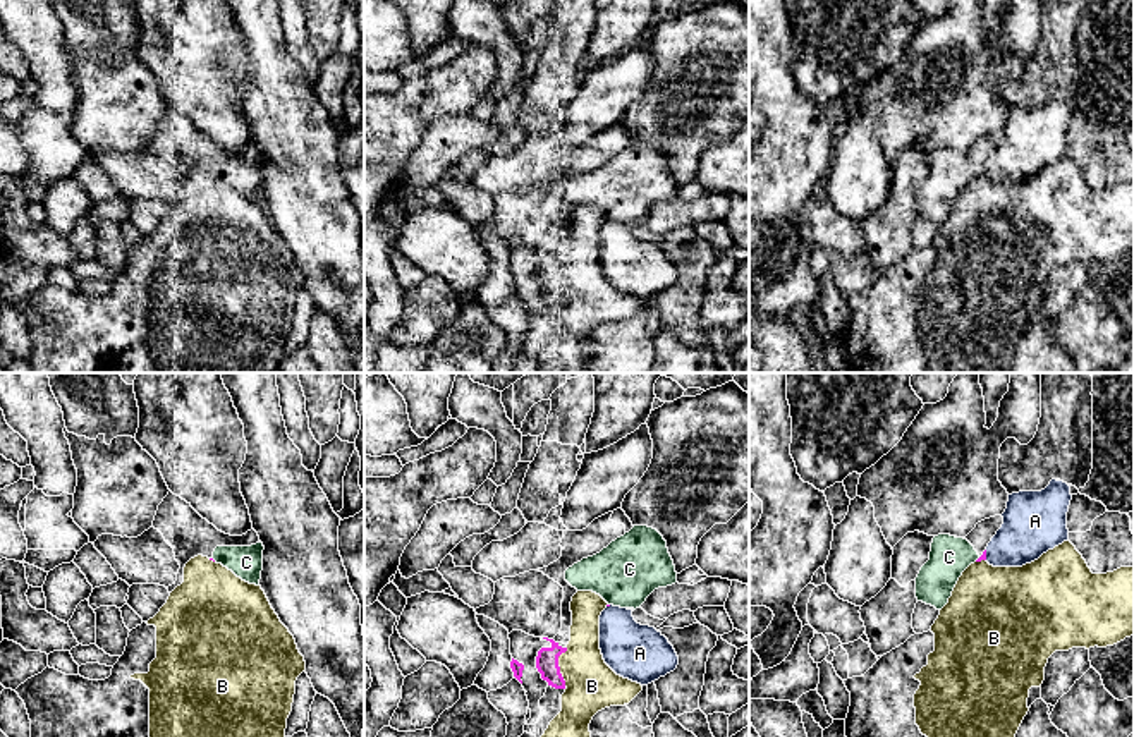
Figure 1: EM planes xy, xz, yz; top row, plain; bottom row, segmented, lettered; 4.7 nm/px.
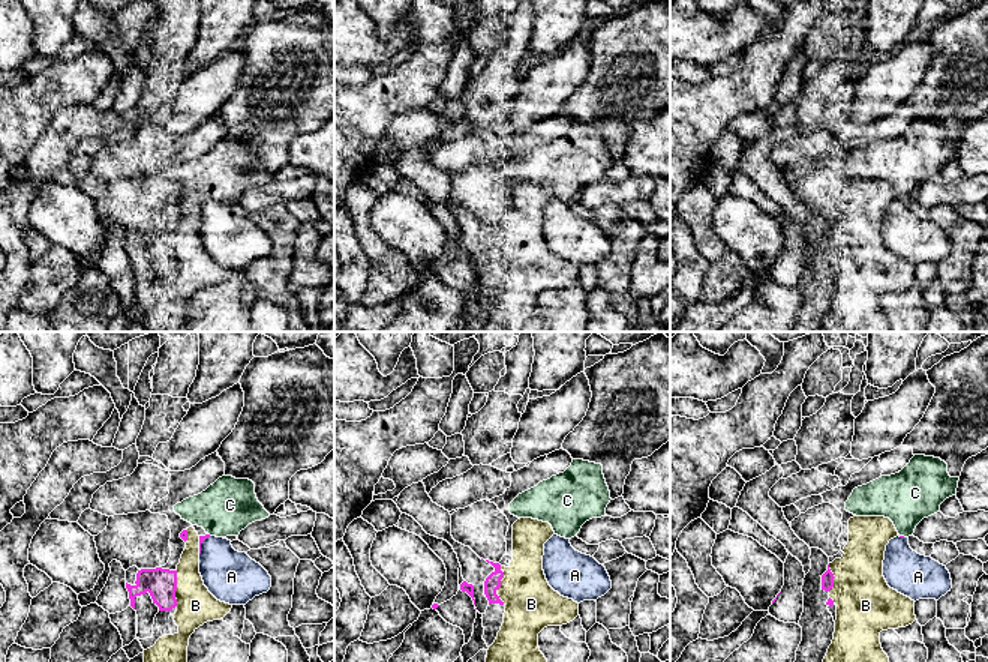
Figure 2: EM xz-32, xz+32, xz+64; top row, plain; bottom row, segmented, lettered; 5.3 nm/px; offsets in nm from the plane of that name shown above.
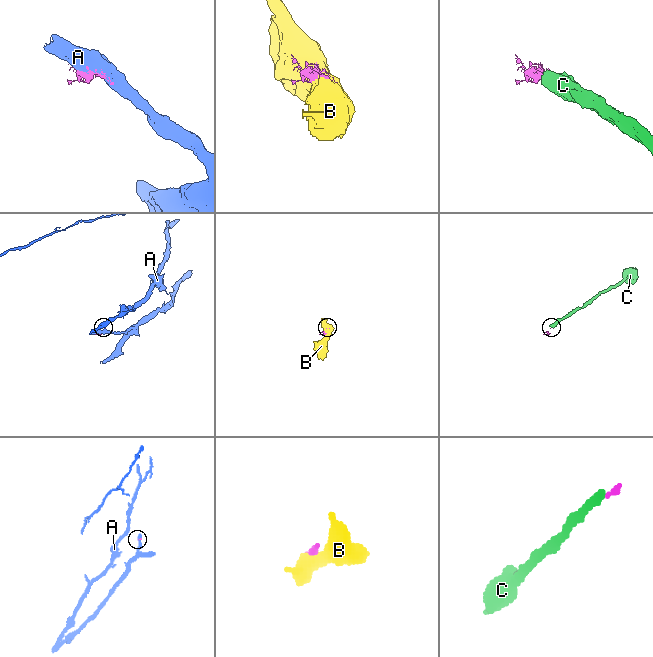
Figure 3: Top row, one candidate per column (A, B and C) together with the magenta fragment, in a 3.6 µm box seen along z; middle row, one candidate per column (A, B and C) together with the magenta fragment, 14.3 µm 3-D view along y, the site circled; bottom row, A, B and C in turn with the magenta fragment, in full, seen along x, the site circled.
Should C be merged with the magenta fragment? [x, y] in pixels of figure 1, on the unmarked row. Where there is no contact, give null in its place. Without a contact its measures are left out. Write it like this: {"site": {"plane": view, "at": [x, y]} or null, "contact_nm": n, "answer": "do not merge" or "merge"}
{"site": {"plane": "yz", "at": [978, 174]}, "contact_nm": 40, "answer": "merge"}

